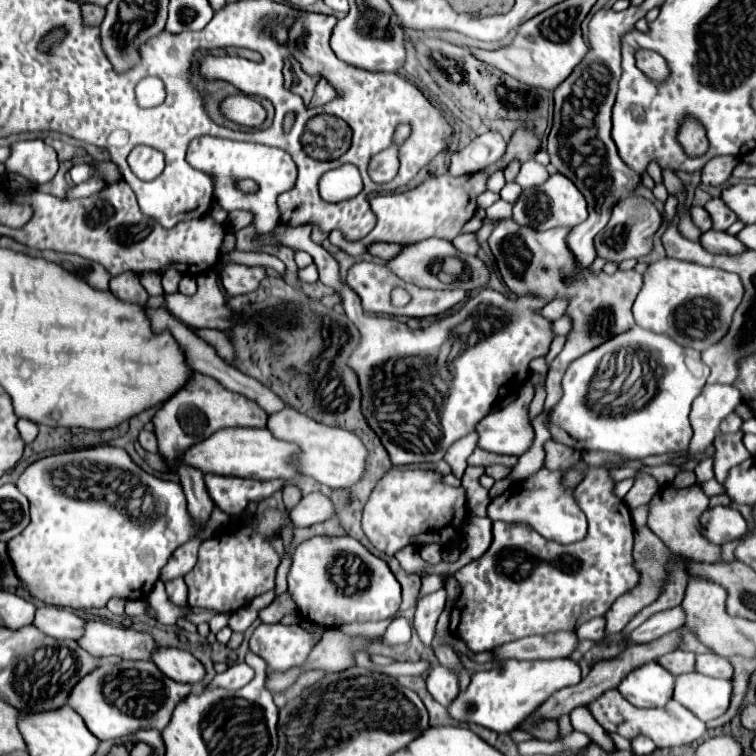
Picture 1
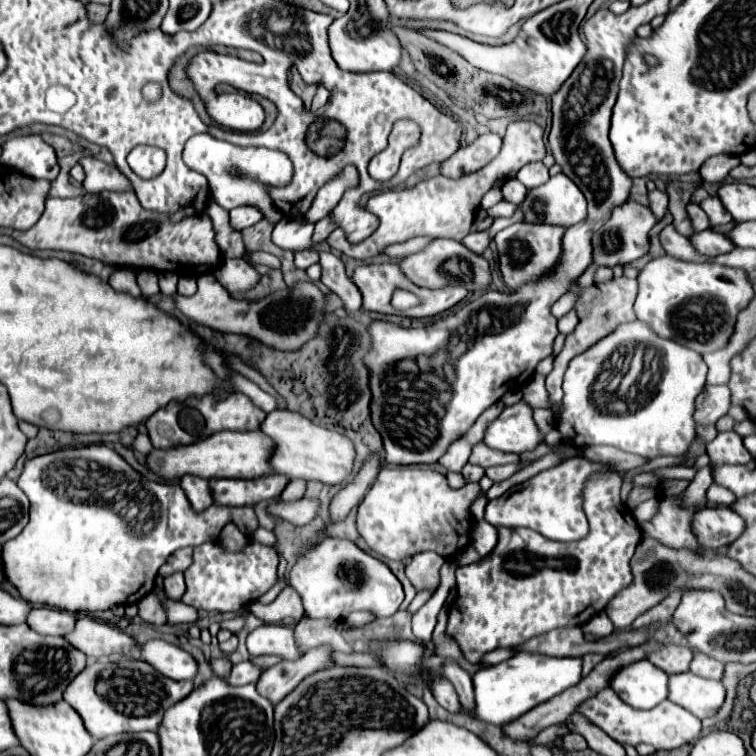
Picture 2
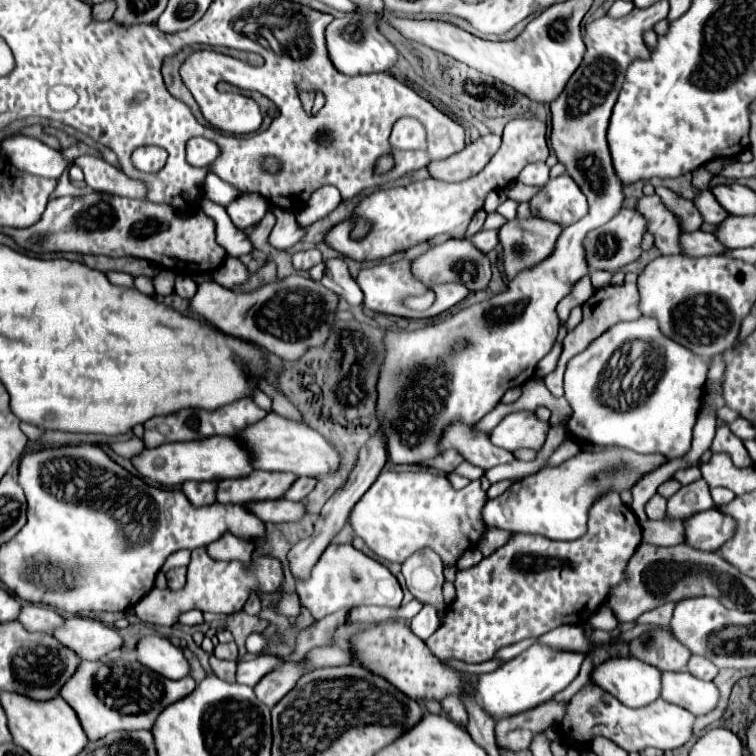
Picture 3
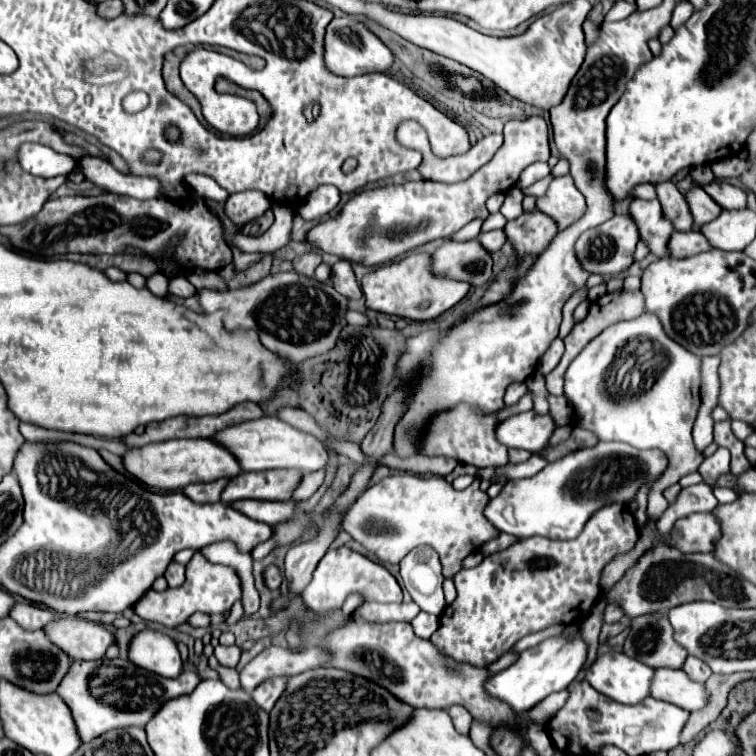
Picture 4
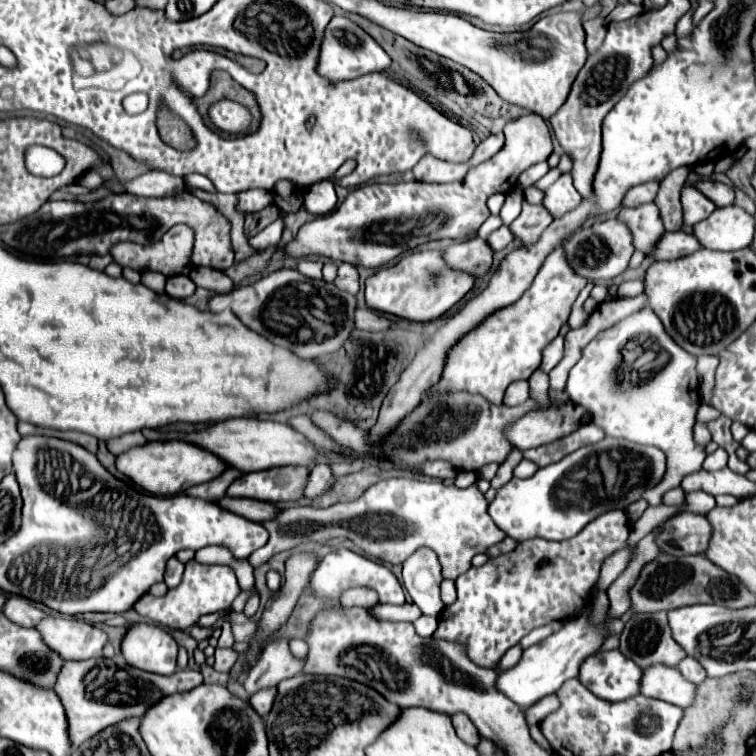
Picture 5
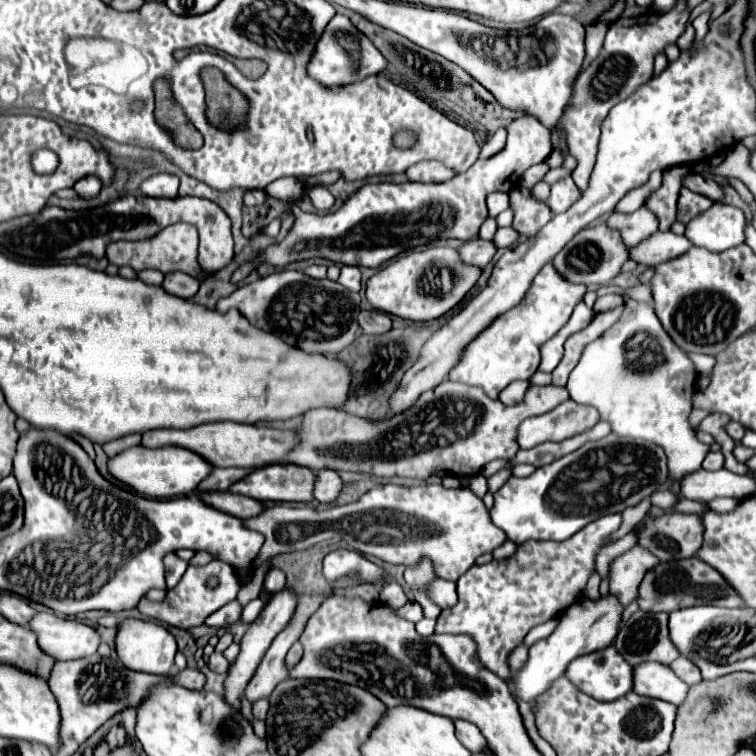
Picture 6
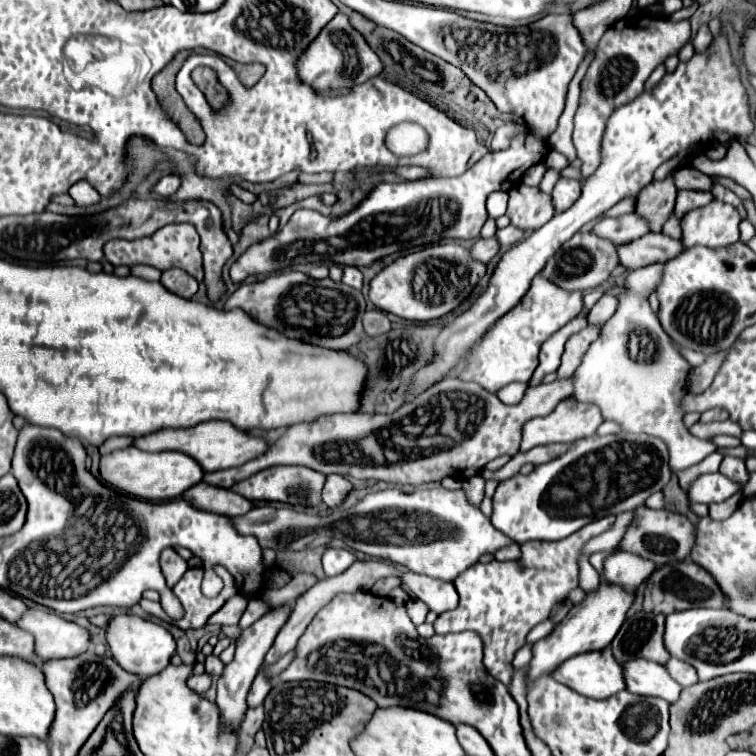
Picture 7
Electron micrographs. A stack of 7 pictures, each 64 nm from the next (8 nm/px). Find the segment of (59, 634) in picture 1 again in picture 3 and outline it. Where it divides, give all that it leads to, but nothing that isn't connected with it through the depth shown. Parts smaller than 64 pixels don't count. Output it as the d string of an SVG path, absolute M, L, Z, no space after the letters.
M24 602L18 622L24 624L24 628L28 628L30 632L52 634L56 628L60 628L66 622L66 618L50 606L38 606L38 604Z

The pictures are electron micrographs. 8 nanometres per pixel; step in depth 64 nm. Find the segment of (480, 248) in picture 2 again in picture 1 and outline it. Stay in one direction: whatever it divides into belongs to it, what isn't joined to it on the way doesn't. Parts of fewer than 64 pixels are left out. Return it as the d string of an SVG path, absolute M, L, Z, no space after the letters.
M460 234L452 240L452 246L462 254L476 254L478 244L474 240L474 234Z

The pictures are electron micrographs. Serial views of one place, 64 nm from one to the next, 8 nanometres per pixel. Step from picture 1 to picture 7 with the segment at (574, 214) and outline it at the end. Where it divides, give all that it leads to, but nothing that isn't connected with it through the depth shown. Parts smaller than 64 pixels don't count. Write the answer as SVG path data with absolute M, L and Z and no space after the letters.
M560 178L552 190L552 204L556 212L568 210L580 198L580 182L570 178Z

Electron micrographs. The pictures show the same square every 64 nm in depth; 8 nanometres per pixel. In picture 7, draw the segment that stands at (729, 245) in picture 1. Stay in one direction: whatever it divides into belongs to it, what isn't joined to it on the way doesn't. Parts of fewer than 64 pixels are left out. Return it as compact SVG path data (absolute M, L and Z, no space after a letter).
M648 232L632 244L620 246L620 264L628 270L636 270L648 264L664 264L676 258L684 250L682 240L674 240L662 232Z

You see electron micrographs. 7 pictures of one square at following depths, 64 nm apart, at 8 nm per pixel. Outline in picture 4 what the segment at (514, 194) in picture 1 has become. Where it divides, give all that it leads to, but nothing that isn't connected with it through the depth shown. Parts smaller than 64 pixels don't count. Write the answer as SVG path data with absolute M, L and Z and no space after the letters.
M546 176L544 180L540 180L540 182L536 182L536 184L528 186L528 188L524 188L522 194L524 194L524 196L536 196L536 198L540 198L540 196L546 192L546 188L548 188L550 182L552 182L552 176Z

